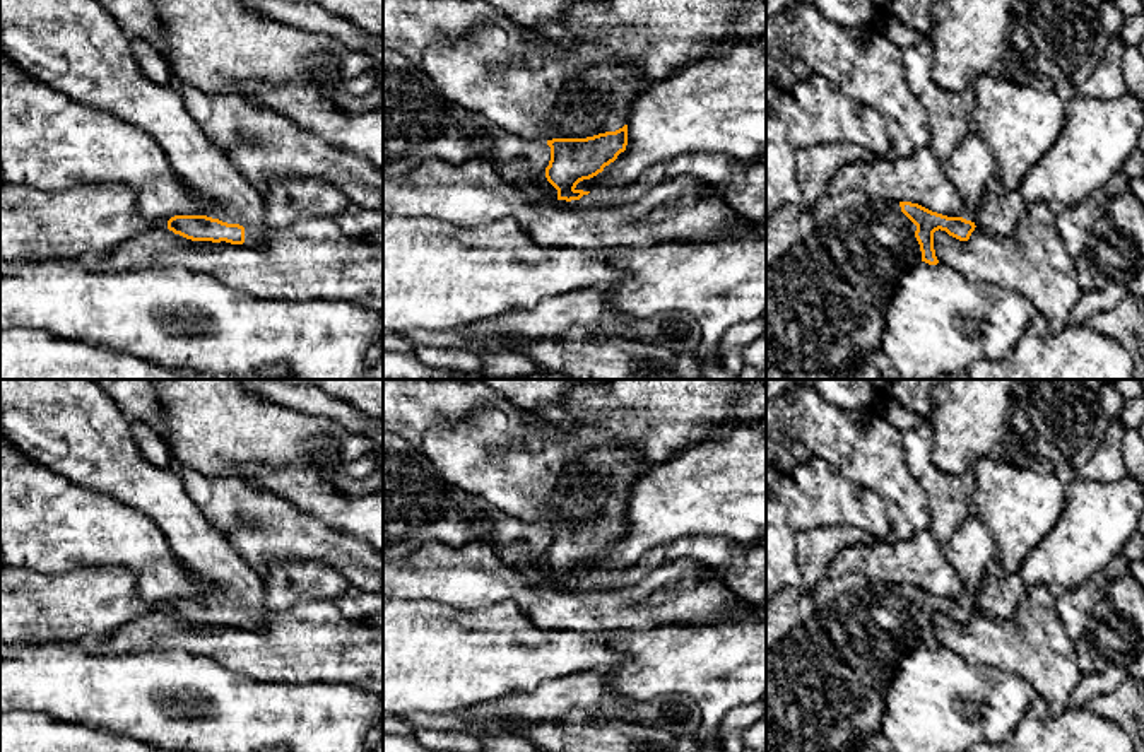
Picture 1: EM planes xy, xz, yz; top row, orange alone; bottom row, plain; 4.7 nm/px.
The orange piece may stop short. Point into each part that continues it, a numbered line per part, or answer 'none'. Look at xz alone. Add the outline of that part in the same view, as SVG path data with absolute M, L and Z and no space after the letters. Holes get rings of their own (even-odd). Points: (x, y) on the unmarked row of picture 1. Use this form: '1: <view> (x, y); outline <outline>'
1: xz (599, 482); outline M634 444L600 446L566 463L542 502L544 525L587 521L628 508L634 482L650 468Z
2: xz (618, 578); outline M633 566L626 569L612 569L602 574L590 574L580 583L556 583L559 590L587 591L587 590L617 590L638 585L650 573L648 566Z

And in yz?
1: yz (970, 547); outline M970 513L944 545L944 555L963 581L961 600L973 605L987 574L987 564L999 555L990 530Z
2: yz (826, 681); outline M864 581L829 607L812 612L766 651L766 738L778 752L862 752L869 738L881 737L886 694L901 661L922 644L917 608L898 585Z

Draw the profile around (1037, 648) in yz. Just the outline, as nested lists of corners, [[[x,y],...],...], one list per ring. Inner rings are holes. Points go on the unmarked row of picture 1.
[[[1045,585],[1026,588],[1011,619],[990,619],[975,610],[968,624],[959,624],[939,612],[934,615],[934,632],[939,646],[966,661],[990,665],[1026,680],[1055,716],[1070,706],[1072,692],[1082,679],[1076,643],[1057,612],[1057,593]]]

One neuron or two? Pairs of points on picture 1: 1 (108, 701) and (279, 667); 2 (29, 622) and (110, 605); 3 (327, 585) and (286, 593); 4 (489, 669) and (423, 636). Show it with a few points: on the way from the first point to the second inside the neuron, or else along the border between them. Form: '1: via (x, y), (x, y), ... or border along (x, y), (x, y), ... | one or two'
1: border along (204, 655), (252, 679), (279, 684) | two
2: via (50, 609), (89, 605) | one
3: via (317, 585), (296, 585) | one
4: via (472, 657), (443, 657), (440, 653) | one

